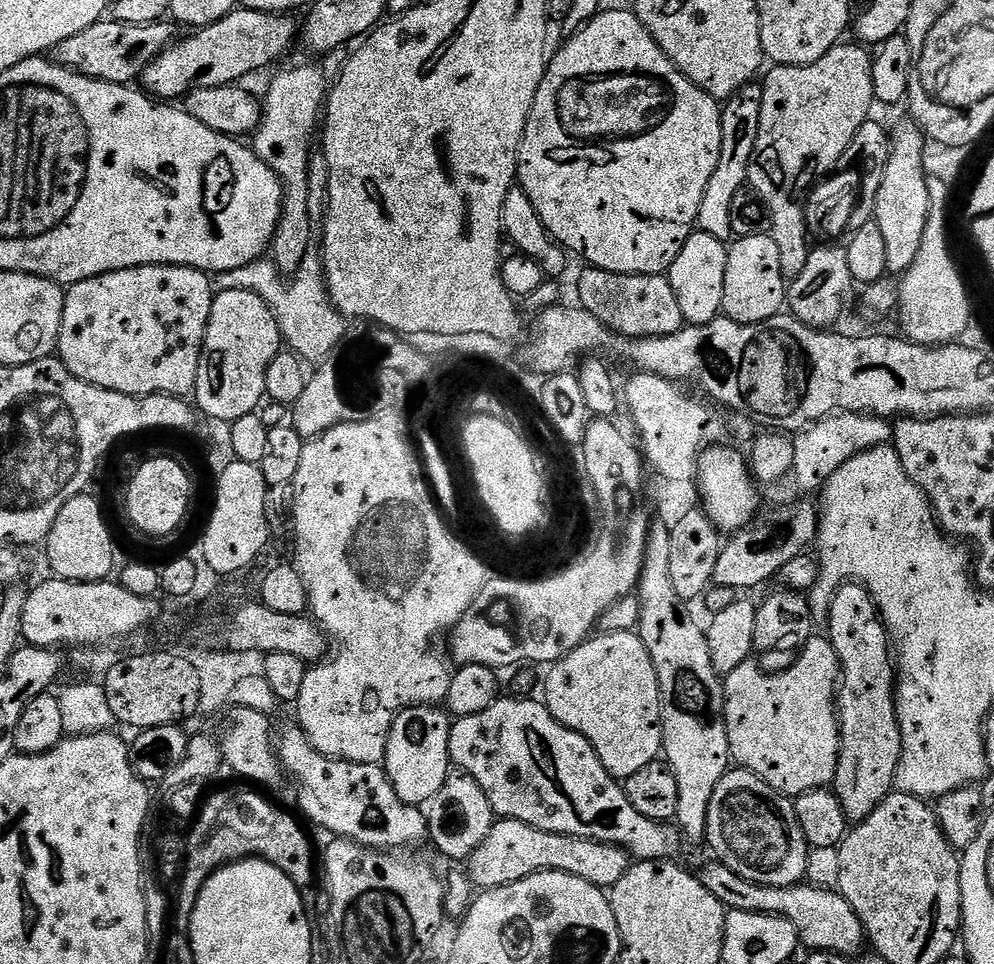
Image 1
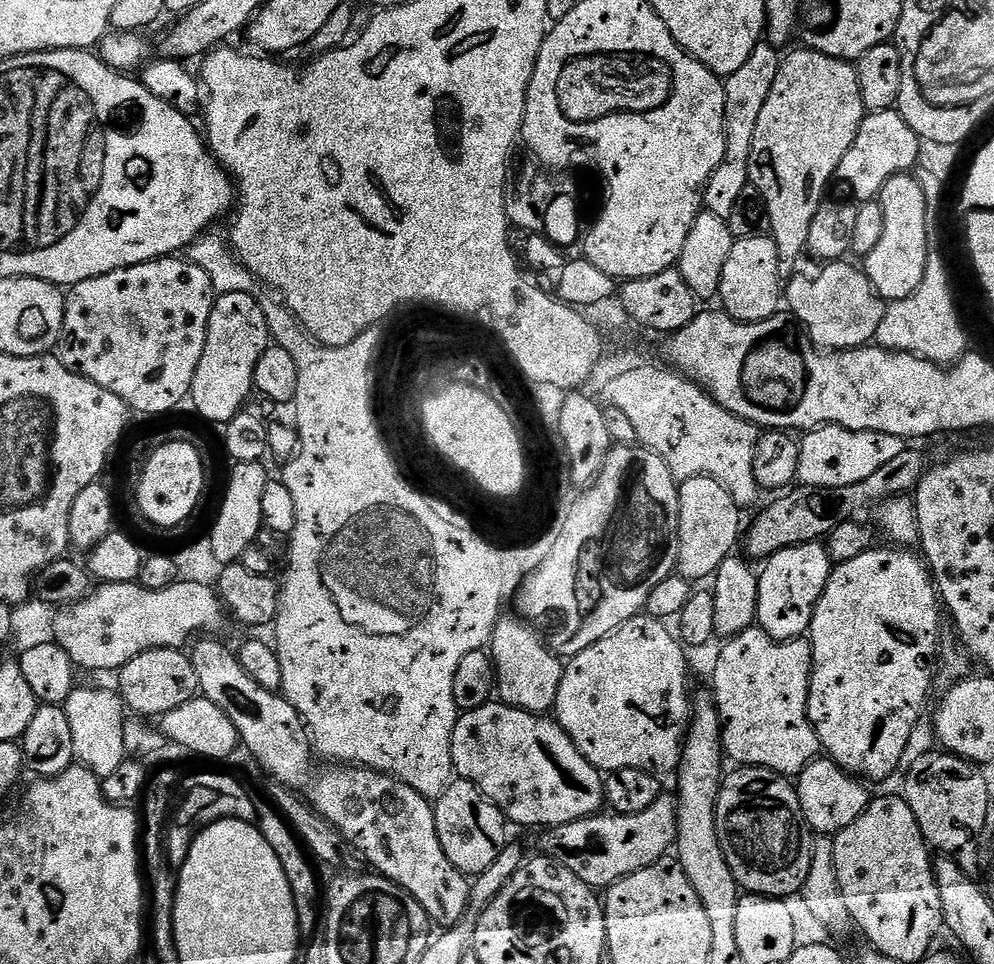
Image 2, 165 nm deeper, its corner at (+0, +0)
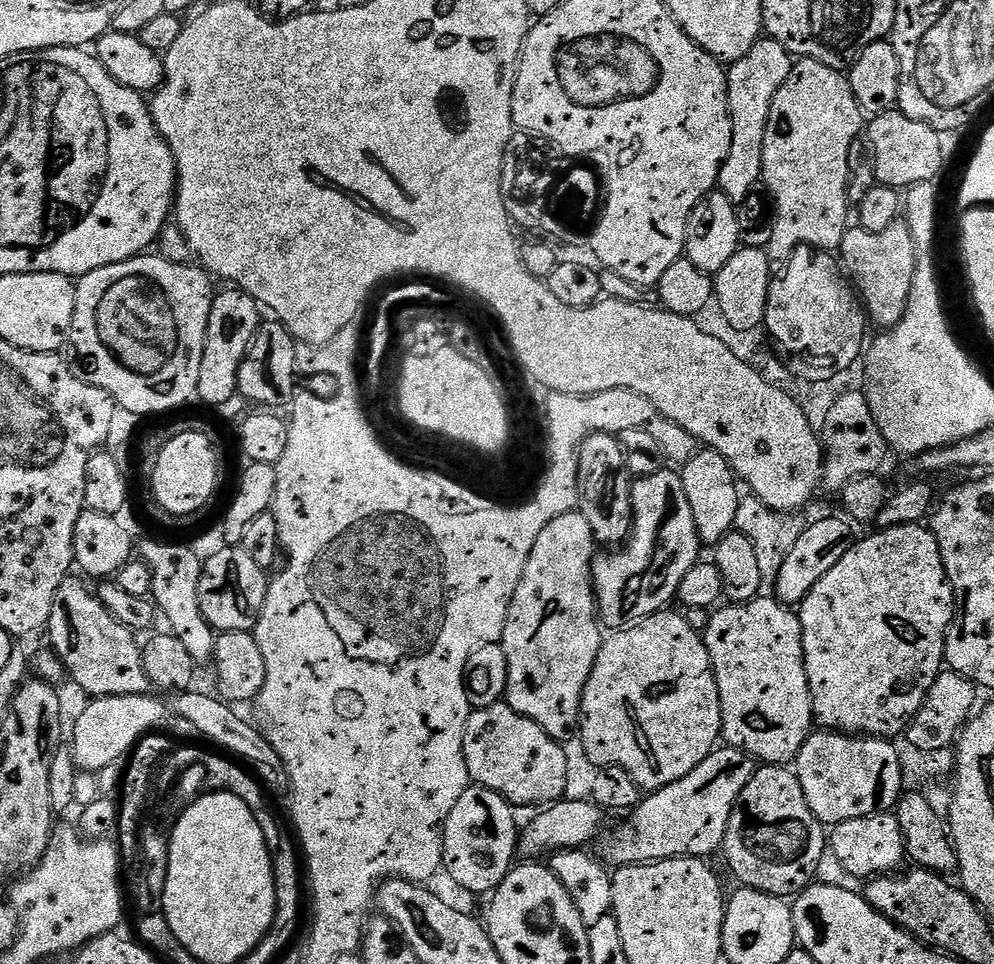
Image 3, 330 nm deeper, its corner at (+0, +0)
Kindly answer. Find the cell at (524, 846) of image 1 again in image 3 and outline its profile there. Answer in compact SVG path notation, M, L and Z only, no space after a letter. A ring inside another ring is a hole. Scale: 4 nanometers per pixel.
M727 746L717 747L703 762L694 766L686 778L678 782L649 791L641 799L640 804L632 809L628 820L608 840L608 856L606 860L612 866L629 864L650 864L654 860L672 860L675 856L694 856L708 858L711 852L719 853L724 846L726 826L730 822L730 814L734 810L736 800L742 794L746 782L756 773L758 764L742 750Z

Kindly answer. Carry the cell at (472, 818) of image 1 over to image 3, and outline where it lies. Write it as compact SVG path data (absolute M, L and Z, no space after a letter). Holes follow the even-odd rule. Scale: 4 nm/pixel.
M469 786L462 798L458 798L444 823L442 865L458 887L491 894L508 877L518 856L518 824L516 828L516 816L512 812L515 812L513 805L489 788Z

